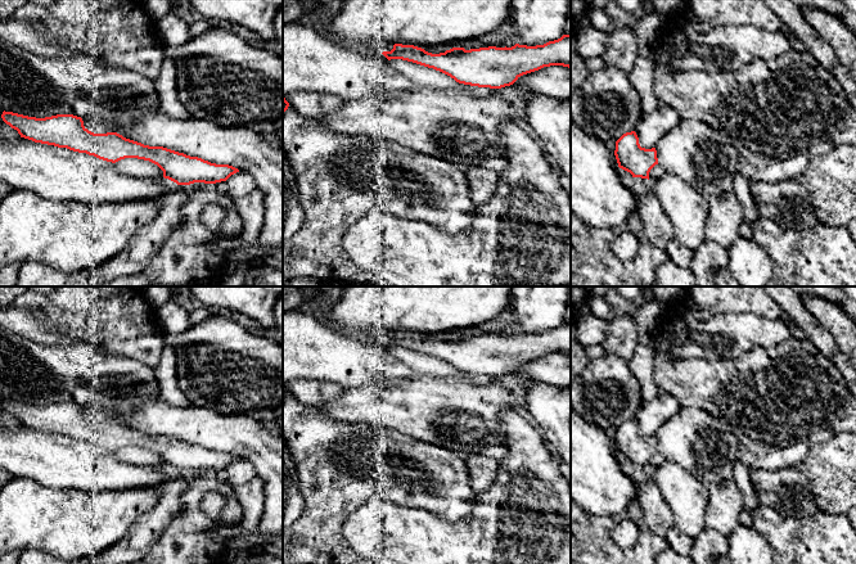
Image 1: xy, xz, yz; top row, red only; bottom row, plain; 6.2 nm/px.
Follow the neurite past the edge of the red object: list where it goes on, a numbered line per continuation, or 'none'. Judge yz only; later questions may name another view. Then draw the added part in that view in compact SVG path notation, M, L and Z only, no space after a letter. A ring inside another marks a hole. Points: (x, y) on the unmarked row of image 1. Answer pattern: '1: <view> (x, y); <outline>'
none

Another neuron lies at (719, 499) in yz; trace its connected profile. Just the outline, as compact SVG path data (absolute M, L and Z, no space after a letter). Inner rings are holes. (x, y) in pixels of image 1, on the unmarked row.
M681 406L657 432L658 452L703 482L708 489L706 527L730 537L740 525L743 498L734 483L734 465L738 460L738 443L730 432L720 429L720 419L707 410Z

